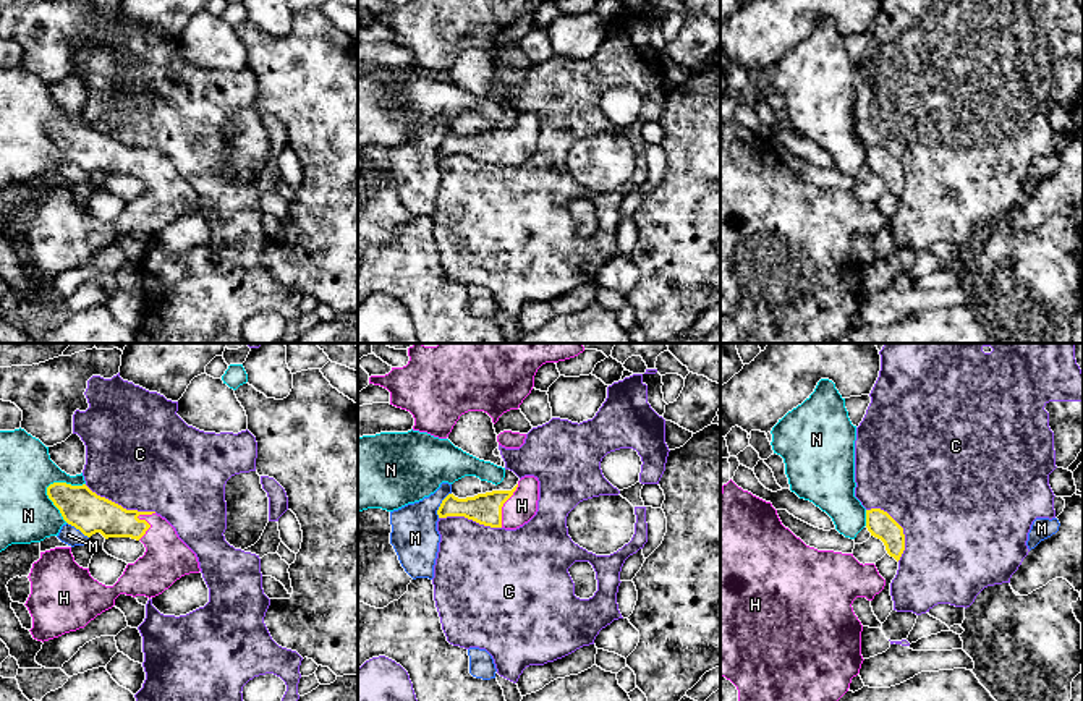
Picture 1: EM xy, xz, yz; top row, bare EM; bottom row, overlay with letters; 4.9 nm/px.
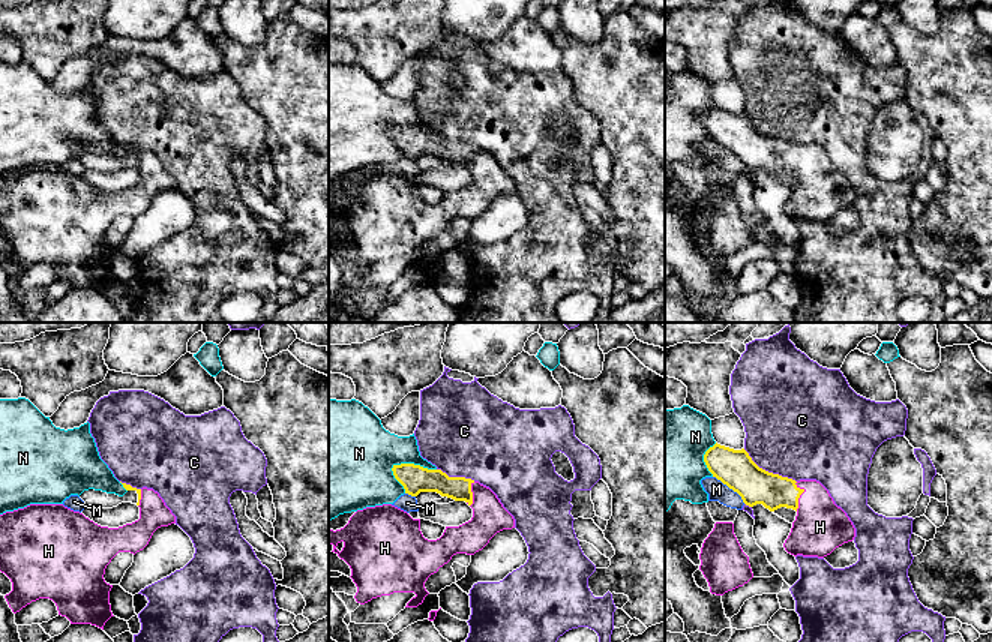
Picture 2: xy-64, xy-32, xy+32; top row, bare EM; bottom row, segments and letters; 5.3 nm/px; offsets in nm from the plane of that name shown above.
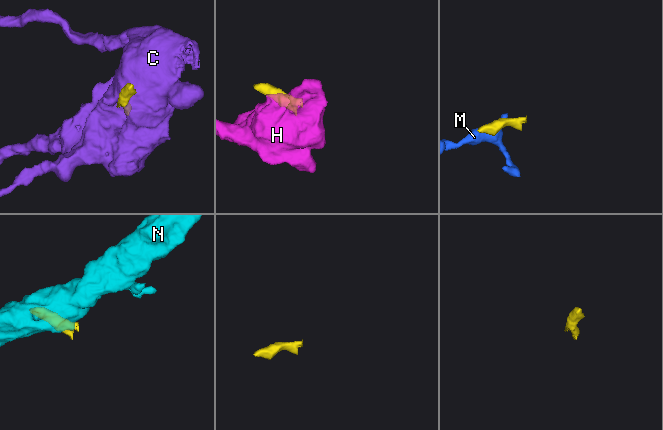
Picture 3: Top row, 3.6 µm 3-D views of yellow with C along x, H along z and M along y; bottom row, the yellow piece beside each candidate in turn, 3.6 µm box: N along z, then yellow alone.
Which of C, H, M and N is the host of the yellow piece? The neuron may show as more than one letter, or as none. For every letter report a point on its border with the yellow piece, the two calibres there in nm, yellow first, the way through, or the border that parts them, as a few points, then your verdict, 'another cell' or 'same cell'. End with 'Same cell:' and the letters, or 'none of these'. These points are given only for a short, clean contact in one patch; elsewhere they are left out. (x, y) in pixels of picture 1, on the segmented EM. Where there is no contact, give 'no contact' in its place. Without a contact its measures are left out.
C: meets yellow in xy at (120, 505); 200 nm thick on the yellow side, 500 nm on the other; another cell
H: meets yellow in xy at (143, 520); 190 nm thick on the yellow side, 220 nm on the other; runs through xy (94, 514), (110, 520), (143, 520), (159, 536), (167, 559); same cell
M: meets yellow in xz at (441, 505); 160 nm thick on the yellow side, 240 nm on the other; another cell
N: meets yellow in xy at (49, 486); 200 nm thick on the yellow side, 280 nm on the other; another cell
Same cell: H

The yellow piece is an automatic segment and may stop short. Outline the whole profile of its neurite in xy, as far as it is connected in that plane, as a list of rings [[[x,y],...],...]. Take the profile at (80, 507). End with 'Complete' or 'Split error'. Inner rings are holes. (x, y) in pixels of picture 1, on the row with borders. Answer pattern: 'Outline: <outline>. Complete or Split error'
Outline: [[[53,482],[47,487],[47,495],[60,510],[63,520],[91,537],[100,533],[108,537],[131,537],[141,541],[146,547],[142,557],[134,563],[128,563],[123,575],[113,586],[105,586],[94,580],[89,568],[83,568],[74,562],[71,547],[55,547],[40,552],[40,559],[32,563],[29,581],[31,594],[26,607],[32,617],[29,630],[37,641],[49,641],[65,633],[84,628],[102,612],[115,605],[120,594],[155,597],[168,589],[176,580],[189,573],[199,573],[196,554],[178,537],[175,528],[155,512],[126,510],[121,505],[97,495],[86,484],[71,486],[66,482]]]. Split error

